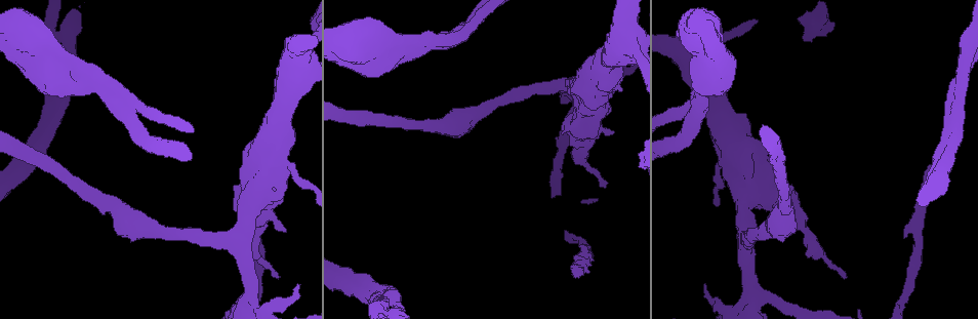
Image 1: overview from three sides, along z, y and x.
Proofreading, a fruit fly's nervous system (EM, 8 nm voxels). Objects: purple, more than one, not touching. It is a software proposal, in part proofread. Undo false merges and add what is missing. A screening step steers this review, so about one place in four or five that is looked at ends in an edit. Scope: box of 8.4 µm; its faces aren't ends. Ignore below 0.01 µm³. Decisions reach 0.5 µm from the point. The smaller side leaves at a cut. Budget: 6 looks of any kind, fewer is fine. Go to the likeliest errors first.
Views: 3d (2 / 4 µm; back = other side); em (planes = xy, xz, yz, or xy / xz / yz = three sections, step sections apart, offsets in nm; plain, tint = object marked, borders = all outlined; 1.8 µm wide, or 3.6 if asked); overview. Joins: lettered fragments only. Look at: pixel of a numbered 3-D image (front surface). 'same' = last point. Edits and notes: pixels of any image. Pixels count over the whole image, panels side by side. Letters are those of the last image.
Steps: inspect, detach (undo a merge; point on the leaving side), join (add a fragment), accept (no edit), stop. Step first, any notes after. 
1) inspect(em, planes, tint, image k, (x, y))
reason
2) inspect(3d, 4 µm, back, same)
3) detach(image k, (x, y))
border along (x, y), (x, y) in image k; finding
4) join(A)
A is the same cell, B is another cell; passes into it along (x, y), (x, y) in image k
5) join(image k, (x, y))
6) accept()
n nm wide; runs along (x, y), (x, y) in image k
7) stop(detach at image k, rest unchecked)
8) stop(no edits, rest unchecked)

inspect(em, planes, plain, image 1, (576, 277))
an open end

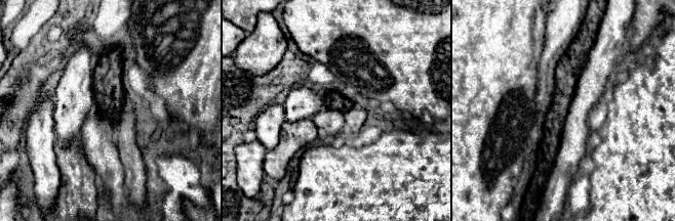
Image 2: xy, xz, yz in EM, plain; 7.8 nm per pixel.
inspect(em, planes, tint, same)

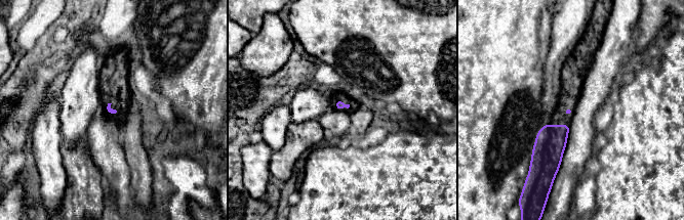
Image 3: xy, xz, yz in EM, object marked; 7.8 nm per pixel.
inspect(em, planes, borders, same)

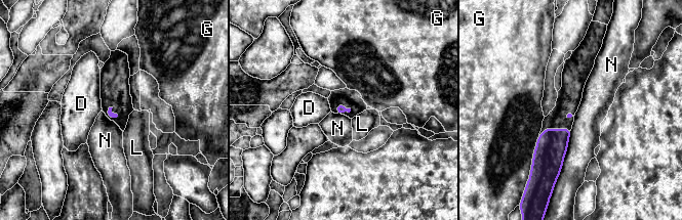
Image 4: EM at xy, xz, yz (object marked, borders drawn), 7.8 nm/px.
accept()
D, G, L and N are other cells; border along (571, 130), (562, 169), (555, 181) in image 4; none of them fits

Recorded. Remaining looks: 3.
inspect(3d, 2 µm, image 1, (343, 282))
a fork

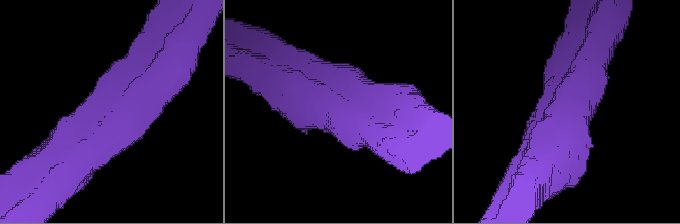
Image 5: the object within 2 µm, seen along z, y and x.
inspect(em, planes, plain, image 5, (341, 110))
now the EM

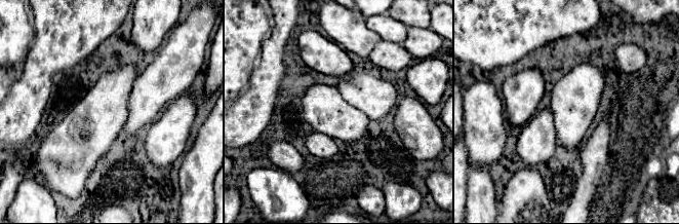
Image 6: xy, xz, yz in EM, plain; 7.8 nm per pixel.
inspect(em, planes, borders, same)

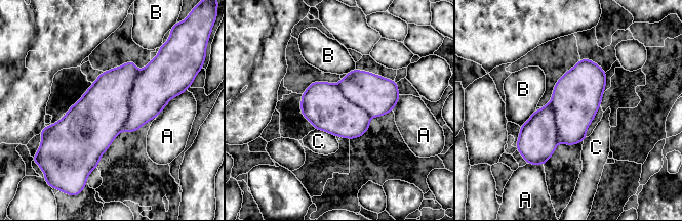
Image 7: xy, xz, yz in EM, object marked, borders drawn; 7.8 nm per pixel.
detach(image 7, (156, 85))
380 nm wide; A, B and C are other cells; border along (139, 71), (121, 130) in image 7; two neurons meet here

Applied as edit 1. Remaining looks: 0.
stop(detach at image 7, rest unchecked)

